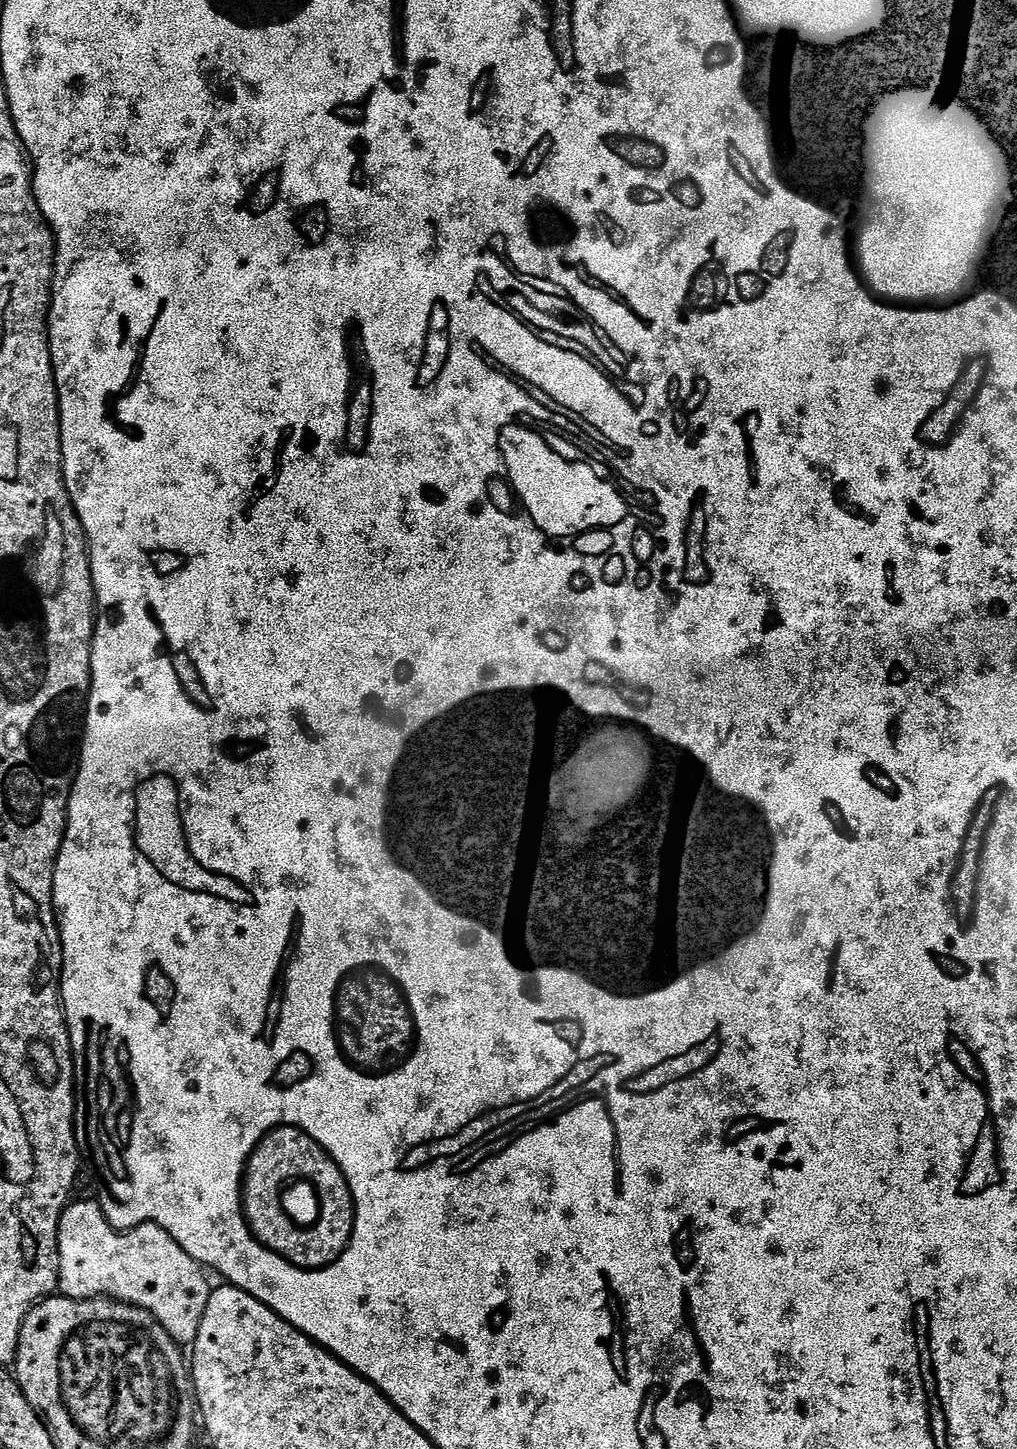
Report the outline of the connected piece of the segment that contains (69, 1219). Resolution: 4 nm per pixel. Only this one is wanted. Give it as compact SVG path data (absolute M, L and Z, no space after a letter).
M80 1200L69 1203L68 1207L64 1209L64 1217L60 1219L60 1288L63 1295L74 1296L77 1298L113 1298L123 1300L125 1303L134 1304L137 1307L144 1308L173 1336L176 1340L181 1340L182 1343L191 1345L195 1341L202 1318L206 1314L206 1306L212 1297L212 1289L214 1287L213 1281L208 1281L209 1273L202 1267L200 1261L195 1260L191 1254L188 1253L181 1246L177 1240L165 1228L160 1228L156 1224L142 1224L138 1228L129 1228L121 1230L115 1228L108 1220L107 1211L102 1207L99 1208L92 1200Z

